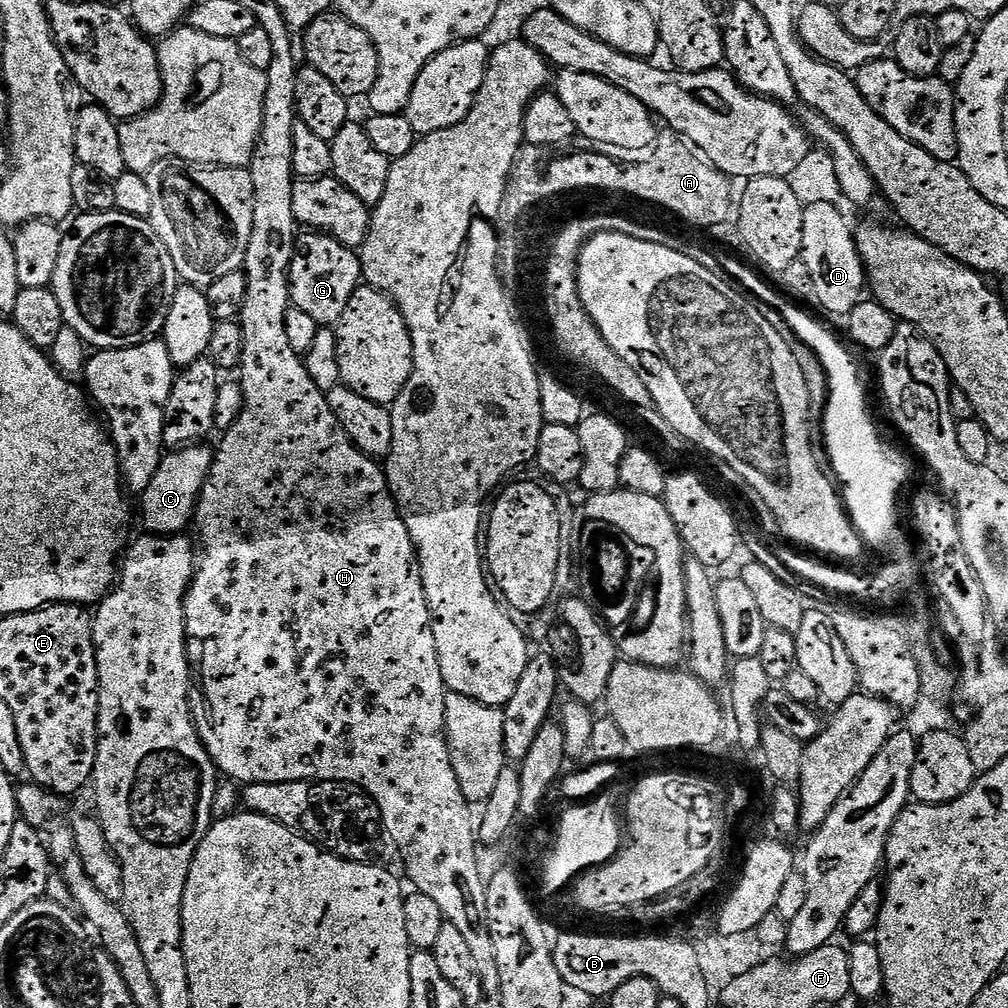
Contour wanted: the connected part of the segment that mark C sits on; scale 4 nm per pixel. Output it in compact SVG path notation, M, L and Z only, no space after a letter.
M203 443L190 444L187 448L169 451L160 457L158 474L150 478L150 486L139 497L138 516L144 519L149 533L154 536L178 536L185 531L184 527L193 523L196 515L196 504L204 489L206 478L212 469L213 449Z

